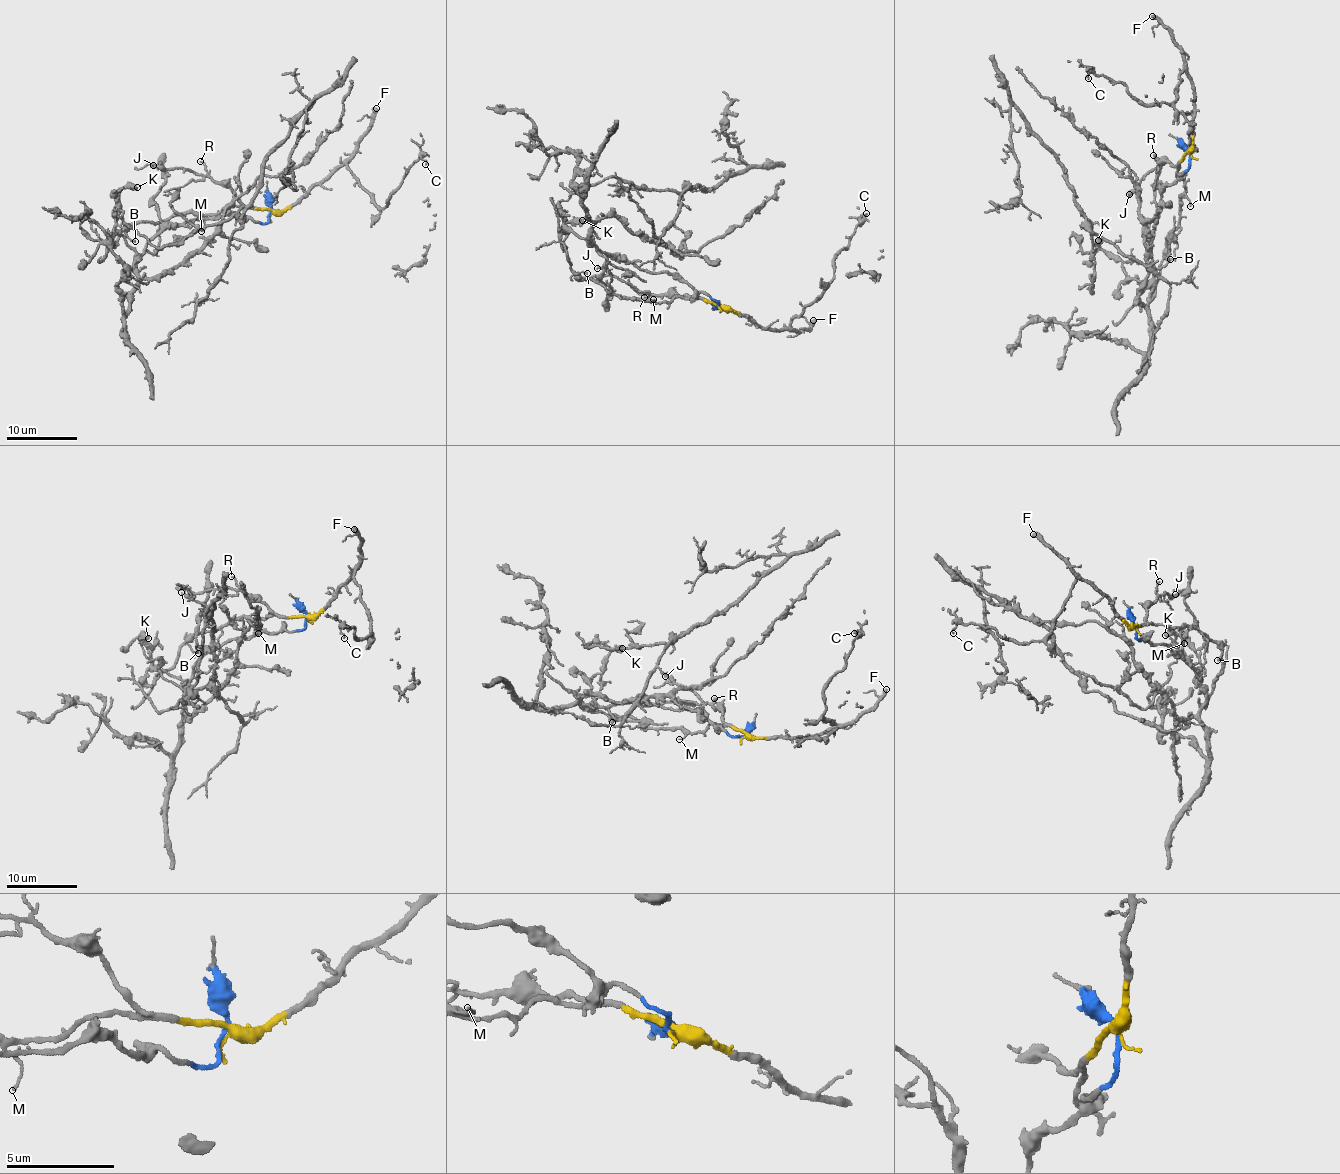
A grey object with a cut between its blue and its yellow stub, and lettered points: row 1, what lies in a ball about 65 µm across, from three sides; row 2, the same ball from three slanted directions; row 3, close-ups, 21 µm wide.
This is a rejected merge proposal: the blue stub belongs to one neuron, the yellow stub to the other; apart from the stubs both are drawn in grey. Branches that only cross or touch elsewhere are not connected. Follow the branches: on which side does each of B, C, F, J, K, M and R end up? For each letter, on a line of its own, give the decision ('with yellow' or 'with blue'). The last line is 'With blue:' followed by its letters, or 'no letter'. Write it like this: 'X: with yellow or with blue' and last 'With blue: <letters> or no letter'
B: with yellow
C: with yellow
F: with yellow
J: with yellow
K: with blue
M: with yellow
R: with yellow
With blue: K

